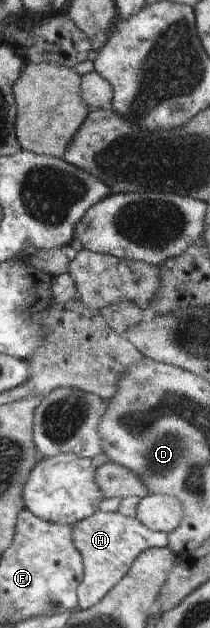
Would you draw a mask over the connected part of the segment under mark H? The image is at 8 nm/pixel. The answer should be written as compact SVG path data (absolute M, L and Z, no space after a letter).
M97 509L93 515L74 524L72 540L84 565L84 576L79 582L76 594L79 609L86 610L99 603L103 596L107 595L107 592L128 573L131 564L142 551L167 547L168 532L149 529L135 516Z

